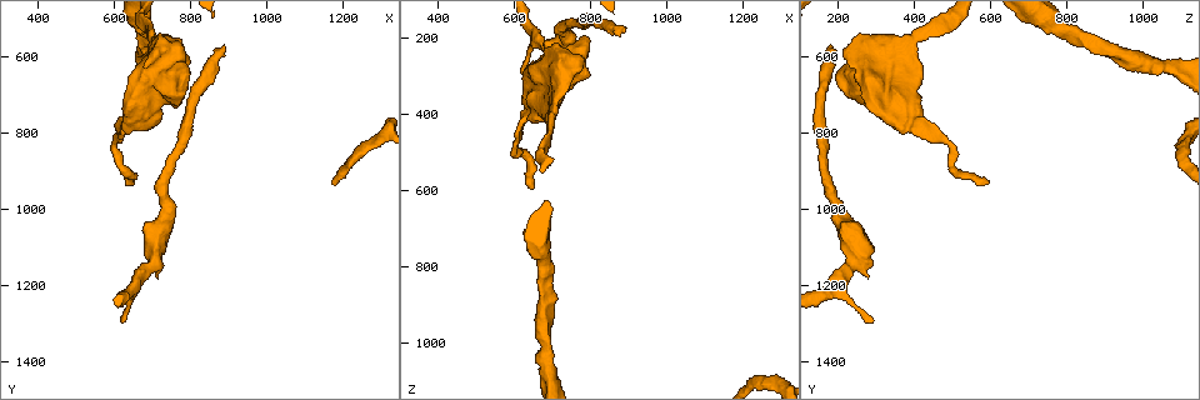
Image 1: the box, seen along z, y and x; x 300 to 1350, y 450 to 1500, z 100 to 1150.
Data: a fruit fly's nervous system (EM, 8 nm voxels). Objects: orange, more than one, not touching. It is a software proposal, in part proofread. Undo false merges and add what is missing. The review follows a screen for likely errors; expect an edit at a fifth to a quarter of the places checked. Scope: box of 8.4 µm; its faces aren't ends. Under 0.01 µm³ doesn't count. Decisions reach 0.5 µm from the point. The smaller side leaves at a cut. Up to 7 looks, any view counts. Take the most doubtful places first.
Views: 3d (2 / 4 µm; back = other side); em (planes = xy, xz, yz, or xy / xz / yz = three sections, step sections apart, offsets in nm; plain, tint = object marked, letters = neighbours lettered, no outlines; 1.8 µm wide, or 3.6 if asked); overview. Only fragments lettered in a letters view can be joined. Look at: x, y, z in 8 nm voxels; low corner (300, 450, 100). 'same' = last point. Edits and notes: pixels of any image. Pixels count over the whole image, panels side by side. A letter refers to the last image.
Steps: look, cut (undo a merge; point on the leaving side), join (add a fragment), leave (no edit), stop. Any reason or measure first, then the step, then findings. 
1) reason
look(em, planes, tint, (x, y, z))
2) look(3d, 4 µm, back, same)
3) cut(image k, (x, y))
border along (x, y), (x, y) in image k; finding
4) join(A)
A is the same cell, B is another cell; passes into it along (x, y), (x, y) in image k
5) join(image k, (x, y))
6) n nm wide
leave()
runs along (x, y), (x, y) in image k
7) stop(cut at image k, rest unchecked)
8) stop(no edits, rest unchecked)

branch stops here
look(em, 3.6 µm, xz, step 16, tint, (895, 570, 190))

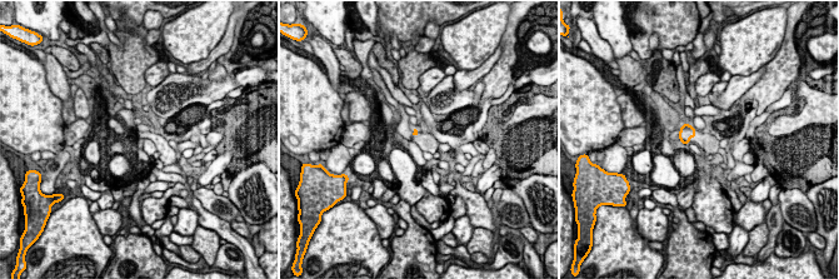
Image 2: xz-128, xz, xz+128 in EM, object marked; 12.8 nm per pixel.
cut it another way
look(em, 3.6 µm, planes, letters, same)

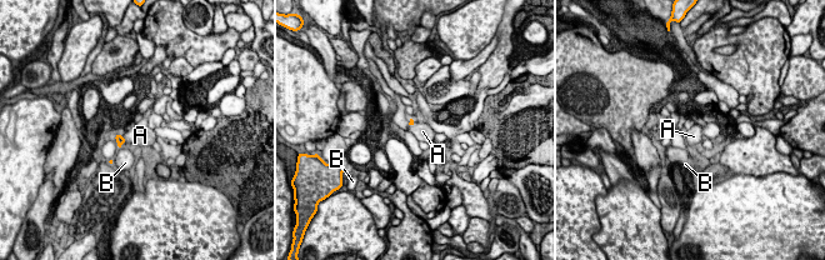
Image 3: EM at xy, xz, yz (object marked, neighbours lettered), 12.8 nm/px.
join(A)
A is the same cell, B is another cell; passes into it along (119, 139), (125, 140), (140, 135) in image 3; the cell continues

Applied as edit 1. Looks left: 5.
redraw
look(overview)

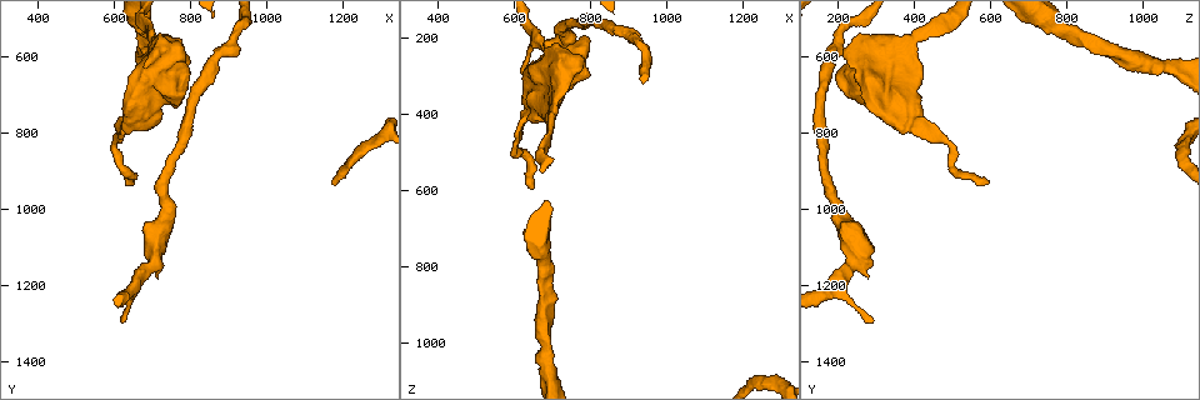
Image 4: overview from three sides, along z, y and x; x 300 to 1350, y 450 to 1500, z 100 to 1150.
free end
look(3d, 2 µm, (615, 1290, 285))

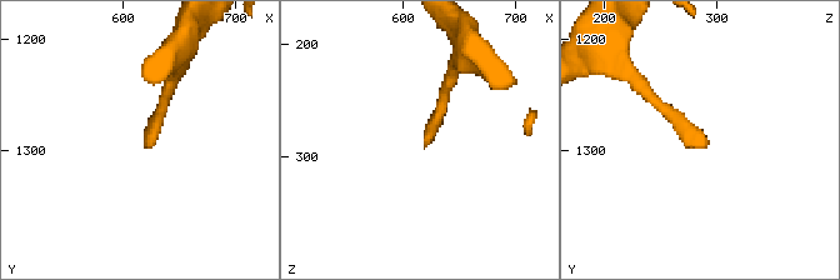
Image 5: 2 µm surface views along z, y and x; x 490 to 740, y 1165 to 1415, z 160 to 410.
look(em, planes, tint, (622, 1294, 288))

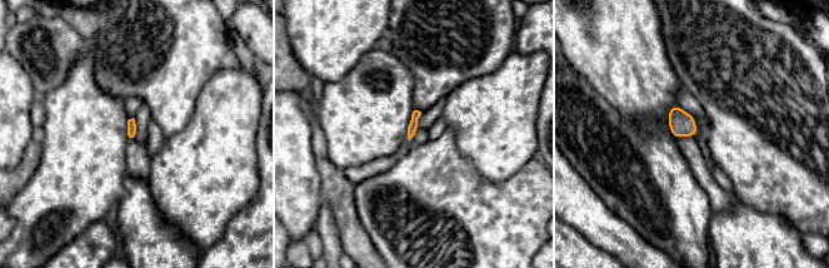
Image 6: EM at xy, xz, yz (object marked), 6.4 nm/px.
look(em, planes, letters, same)

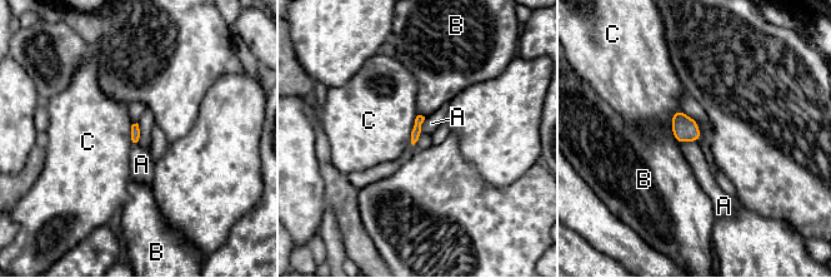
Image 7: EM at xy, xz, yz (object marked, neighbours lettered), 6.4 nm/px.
C touches over 190 nm
leave()
A, B and C are other cells; border along (425, 117), (421, 124), (421, 133) in image 7; no lettered fragment goes on from it

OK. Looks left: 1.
stop(join at image 3, rest unchecked)

